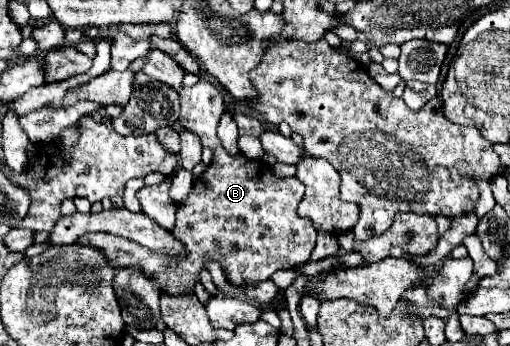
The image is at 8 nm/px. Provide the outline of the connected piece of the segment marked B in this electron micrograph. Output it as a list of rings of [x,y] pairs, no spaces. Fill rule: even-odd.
[[[201,80],[191,88],[183,88],[179,94],[181,94],[181,116],[179,116],[181,126],[197,134],[203,146],[213,148],[213,164],[209,164],[207,170],[195,180],[187,202],[183,202],[181,208],[177,210],[177,224],[175,224],[173,236],[185,246],[185,254],[181,254],[181,258],[169,258],[169,254],[153,254],[151,250],[137,246],[137,242],[121,238],[117,234],[109,234],[109,232],[81,236],[79,242],[81,244],[89,242],[101,248],[115,268],[121,268],[121,266],[139,268],[147,278],[153,278],[153,282],[157,282],[159,290],[165,290],[167,294],[195,294],[195,284],[201,280],[199,274],[201,270],[207,268],[205,262],[209,262],[209,258],[217,260],[223,266],[227,280],[237,286],[243,286],[247,280],[251,282],[261,282],[261,278],[269,280],[273,272],[279,268],[299,268],[307,264],[311,250],[315,248],[317,230],[313,228],[309,220],[297,216],[297,204],[303,198],[305,186],[301,186],[301,182],[295,176],[275,178],[271,174],[269,164],[265,164],[263,160],[249,160],[243,154],[229,156],[223,150],[217,138],[217,124],[219,124],[221,114],[225,112],[225,102],[223,102],[223,94],[219,92],[215,84]]]

